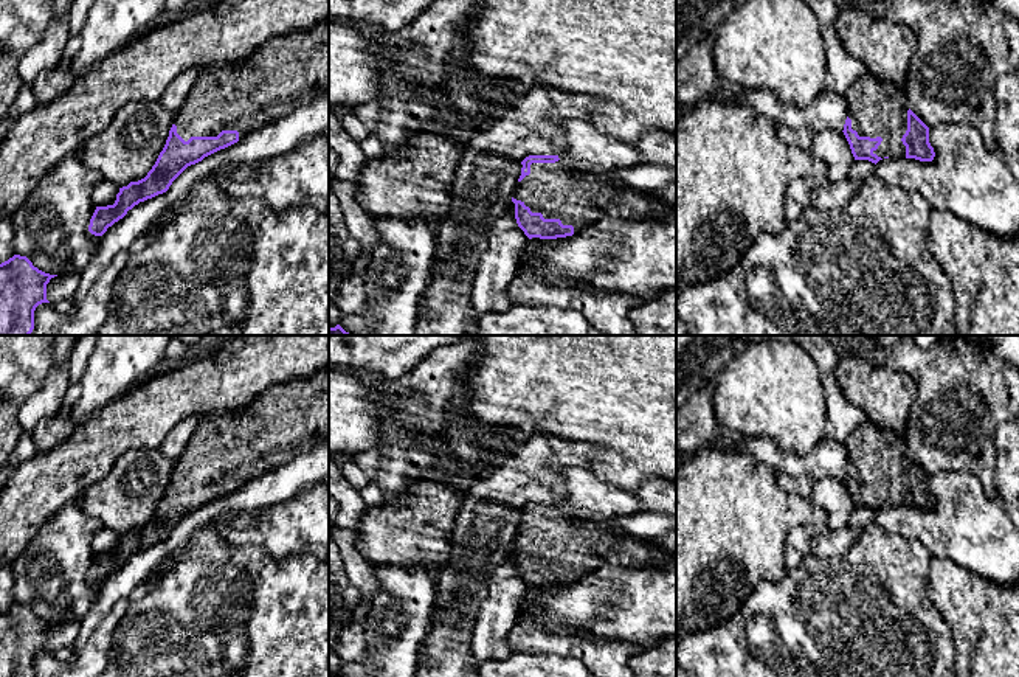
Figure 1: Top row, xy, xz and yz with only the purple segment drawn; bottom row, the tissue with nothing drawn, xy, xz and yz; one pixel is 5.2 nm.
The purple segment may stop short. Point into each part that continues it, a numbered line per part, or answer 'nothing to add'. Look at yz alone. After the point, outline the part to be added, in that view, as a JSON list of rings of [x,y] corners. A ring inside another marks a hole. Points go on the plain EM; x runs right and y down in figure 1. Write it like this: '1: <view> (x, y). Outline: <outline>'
1: yz (877, 457). Outline: [[[867,419],[847,436],[844,449],[847,452],[847,464],[851,467],[851,477],[856,478],[859,484],[883,486],[873,502],[881,506],[906,506],[906,494],[901,486],[907,478],[909,452],[904,436],[879,429]]]

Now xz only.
1: xz (577, 545). Outline: [[[561,508],[532,511],[512,545],[544,567],[572,573],[574,582],[603,567],[662,567],[670,559],[648,540],[613,531],[608,520],[574,517]]]

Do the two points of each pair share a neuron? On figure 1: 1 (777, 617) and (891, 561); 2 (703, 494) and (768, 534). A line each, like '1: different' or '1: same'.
1: same
2: same

